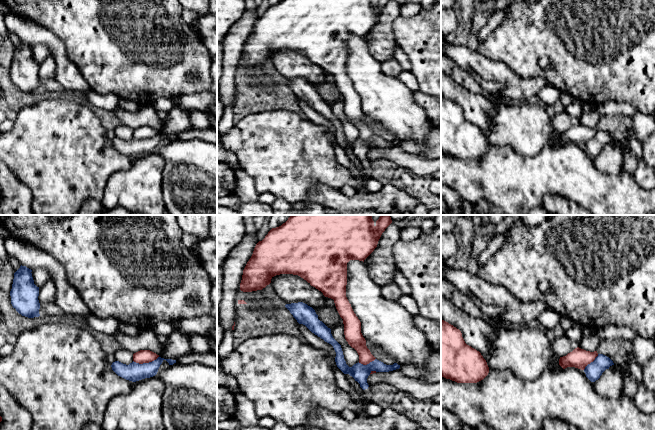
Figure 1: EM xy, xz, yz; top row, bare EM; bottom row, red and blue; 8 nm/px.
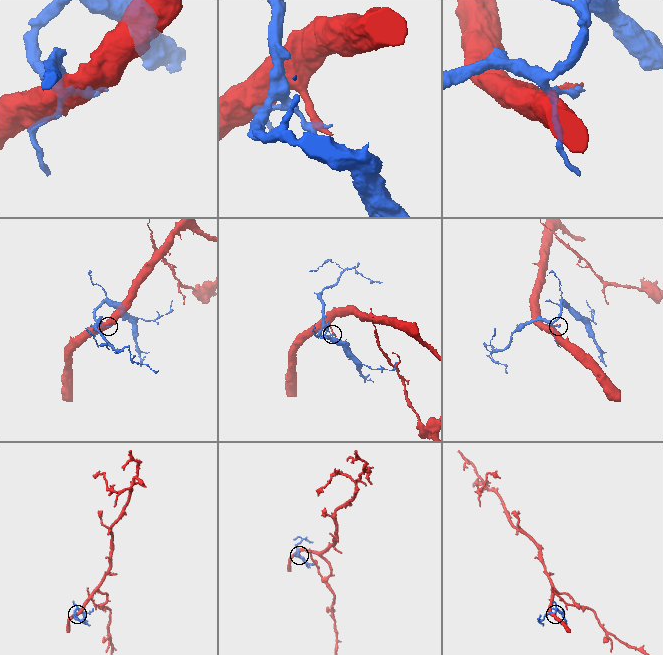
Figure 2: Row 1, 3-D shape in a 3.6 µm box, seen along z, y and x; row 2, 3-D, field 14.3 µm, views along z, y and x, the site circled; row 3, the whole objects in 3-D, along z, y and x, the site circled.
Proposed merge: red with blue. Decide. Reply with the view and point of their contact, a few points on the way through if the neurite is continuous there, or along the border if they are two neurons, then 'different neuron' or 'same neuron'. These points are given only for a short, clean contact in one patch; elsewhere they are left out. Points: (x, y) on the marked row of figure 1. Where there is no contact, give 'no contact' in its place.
xy (145, 362) | different neuron

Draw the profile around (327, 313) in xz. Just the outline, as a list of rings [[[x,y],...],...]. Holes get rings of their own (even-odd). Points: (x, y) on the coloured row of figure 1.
[[[325,297],[322,306],[314,310],[318,315],[318,319],[330,329],[343,323],[343,319],[336,309],[334,300],[331,298]]]

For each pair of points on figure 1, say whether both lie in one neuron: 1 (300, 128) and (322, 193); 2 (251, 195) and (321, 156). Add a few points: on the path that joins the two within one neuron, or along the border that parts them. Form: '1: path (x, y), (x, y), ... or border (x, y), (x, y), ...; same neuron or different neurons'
1: border (339, 190), (314, 184), (308, 190), (304, 201); different neurons
2: border (245, 171), (253, 179), (254, 188), (258, 194); different neurons

